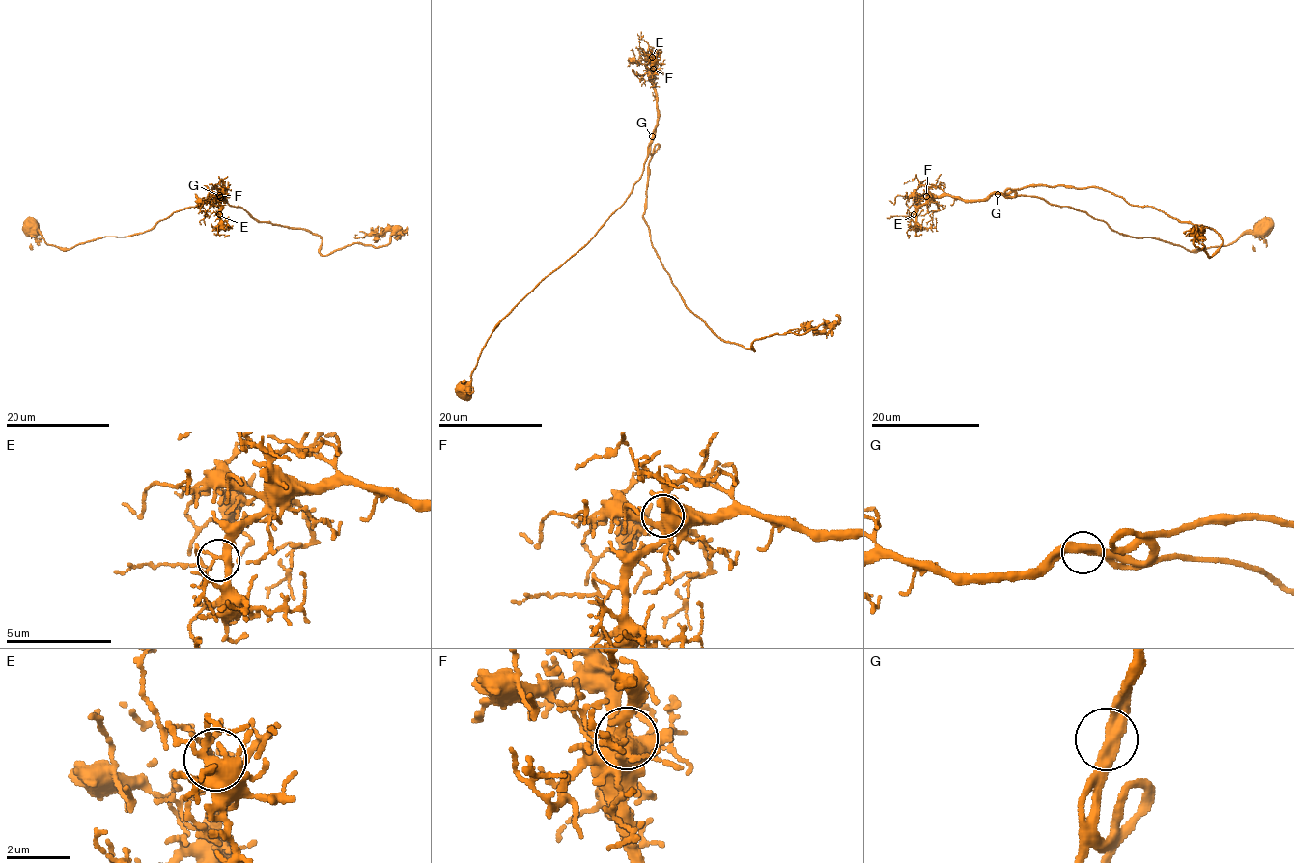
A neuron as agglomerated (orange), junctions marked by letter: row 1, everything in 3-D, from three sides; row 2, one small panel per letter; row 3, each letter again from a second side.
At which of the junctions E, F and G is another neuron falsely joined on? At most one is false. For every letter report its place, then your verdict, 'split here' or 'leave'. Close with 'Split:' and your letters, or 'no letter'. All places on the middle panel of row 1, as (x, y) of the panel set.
E: place (652, 57); leave
F: place (653, 69); leave
G: place (652, 136); leave
Split: no letter

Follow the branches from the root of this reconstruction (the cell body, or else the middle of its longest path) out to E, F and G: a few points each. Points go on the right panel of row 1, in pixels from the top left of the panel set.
E: (1262, 227), (1228, 244), (1186, 250), (1119, 234), (1088, 213), (1035, 196), (940, 196), (914, 214)
F: (1262, 227), (1228, 244), (1186, 250), (1119, 234), (1088, 213), (1035, 196), (926, 196)
G: (1262, 227), (1243, 233), (1228, 244), (1186, 250), (1155, 237), (1119, 234), (1088, 213), (1035, 196), (997, 194)

